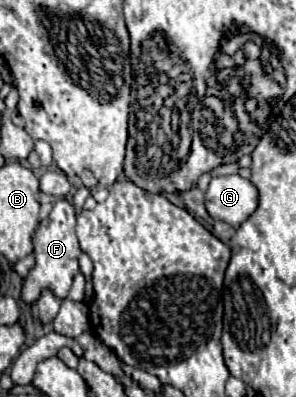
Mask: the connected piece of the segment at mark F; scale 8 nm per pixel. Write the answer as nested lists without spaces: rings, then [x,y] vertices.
[[[58,199],[54,203],[54,209],[50,211],[50,215],[40,221],[40,225],[36,227],[36,231],[32,235],[36,263],[30,269],[30,273],[22,279],[20,299],[24,303],[36,303],[40,299],[42,291],[46,291],[46,289],[50,289],[54,293],[54,297],[58,297],[58,299],[64,299],[68,295],[72,279],[80,271],[78,257],[82,253],[80,245],[78,245],[78,237],[74,233],[74,227],[76,227],[76,209],[74,209],[74,205],[68,199]]]

